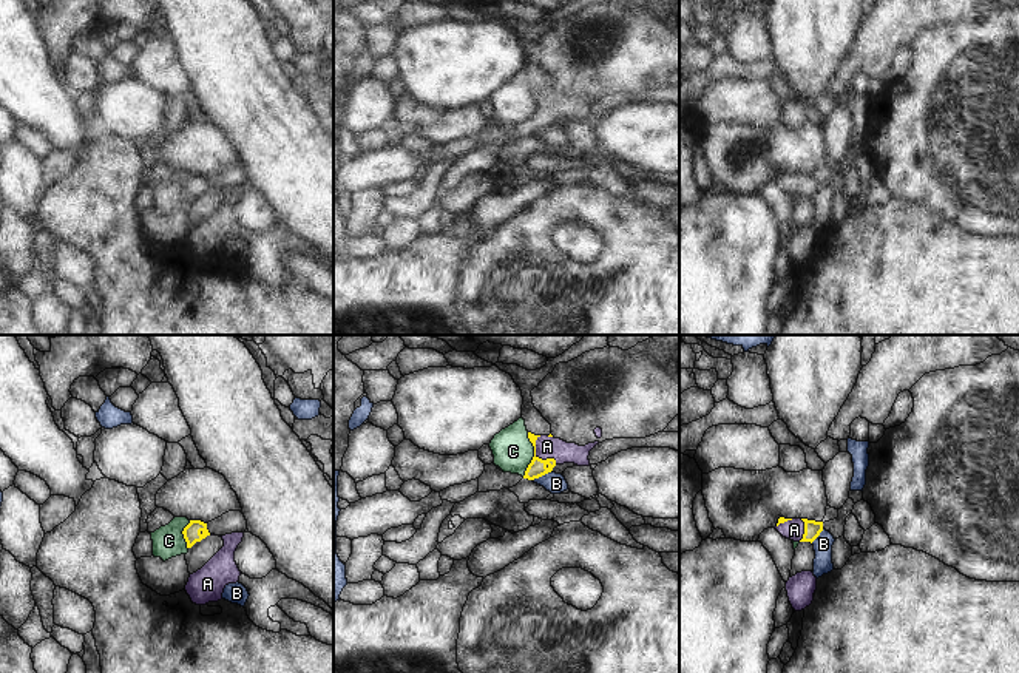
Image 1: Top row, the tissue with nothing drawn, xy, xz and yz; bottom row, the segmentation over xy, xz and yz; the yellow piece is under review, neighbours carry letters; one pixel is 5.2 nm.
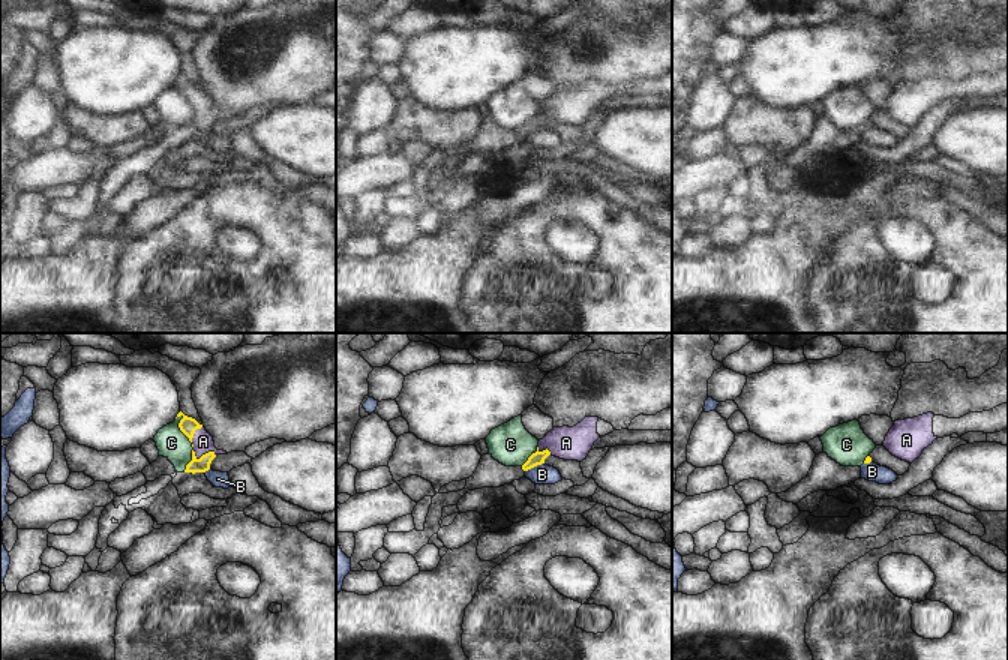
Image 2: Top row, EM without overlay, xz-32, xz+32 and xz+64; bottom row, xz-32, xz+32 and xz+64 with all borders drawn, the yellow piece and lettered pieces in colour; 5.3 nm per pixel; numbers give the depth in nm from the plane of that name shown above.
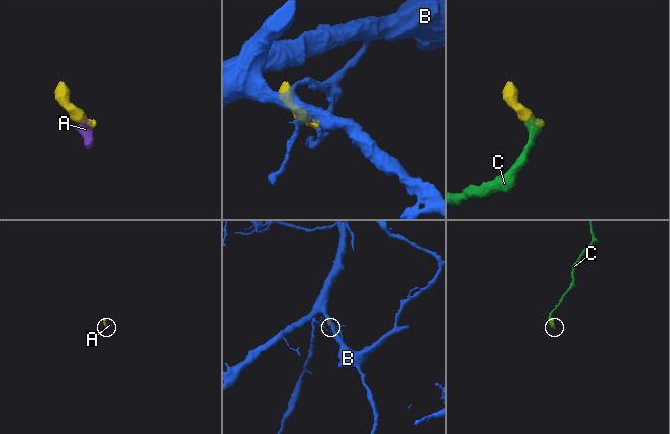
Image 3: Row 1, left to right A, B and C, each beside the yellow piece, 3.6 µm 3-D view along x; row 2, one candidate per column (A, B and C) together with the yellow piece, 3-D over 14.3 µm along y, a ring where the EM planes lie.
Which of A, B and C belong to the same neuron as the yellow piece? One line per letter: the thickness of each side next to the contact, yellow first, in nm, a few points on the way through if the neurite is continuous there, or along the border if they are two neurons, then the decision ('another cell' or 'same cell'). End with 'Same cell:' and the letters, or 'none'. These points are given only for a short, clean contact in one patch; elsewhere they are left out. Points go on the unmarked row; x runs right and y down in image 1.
A: 90 nm thick on the yellow side, 110 nm on the other; runs through xz (538, 121), (538, 111), (547, 101); same cell
B: 90 nm thick on the yellow side, 110 nm on the other; border along xz (551, 124), (533, 135); another cell
C: 90 nm thick on the yellow side, 200 nm on the other; border along xz (528, 87), (533, 113), (522, 130); another cell
Same cell: A

